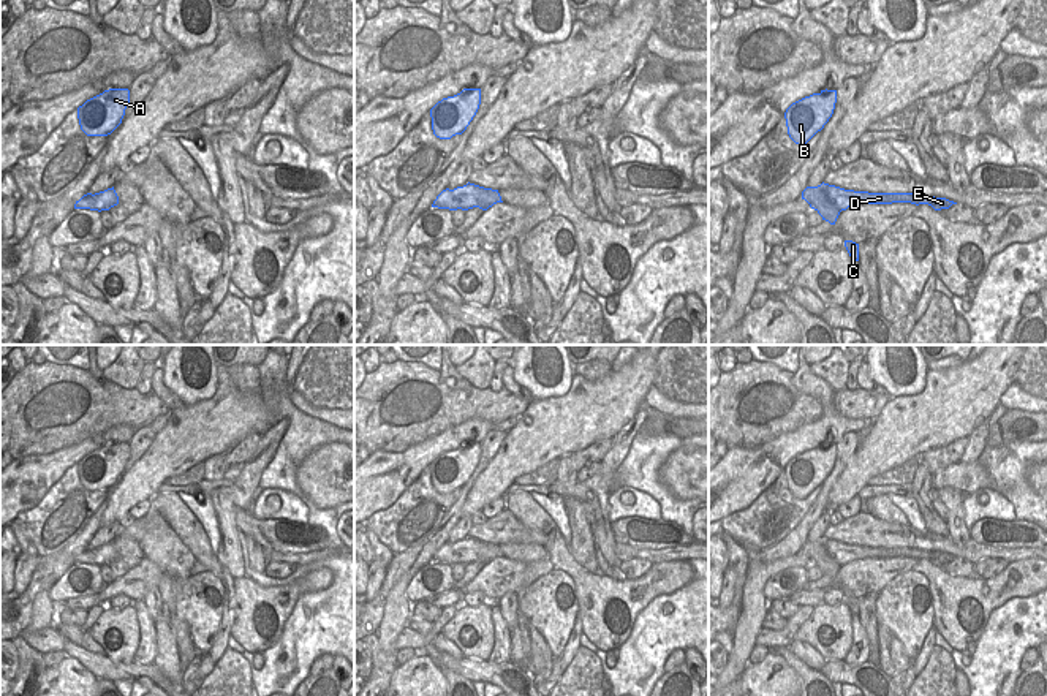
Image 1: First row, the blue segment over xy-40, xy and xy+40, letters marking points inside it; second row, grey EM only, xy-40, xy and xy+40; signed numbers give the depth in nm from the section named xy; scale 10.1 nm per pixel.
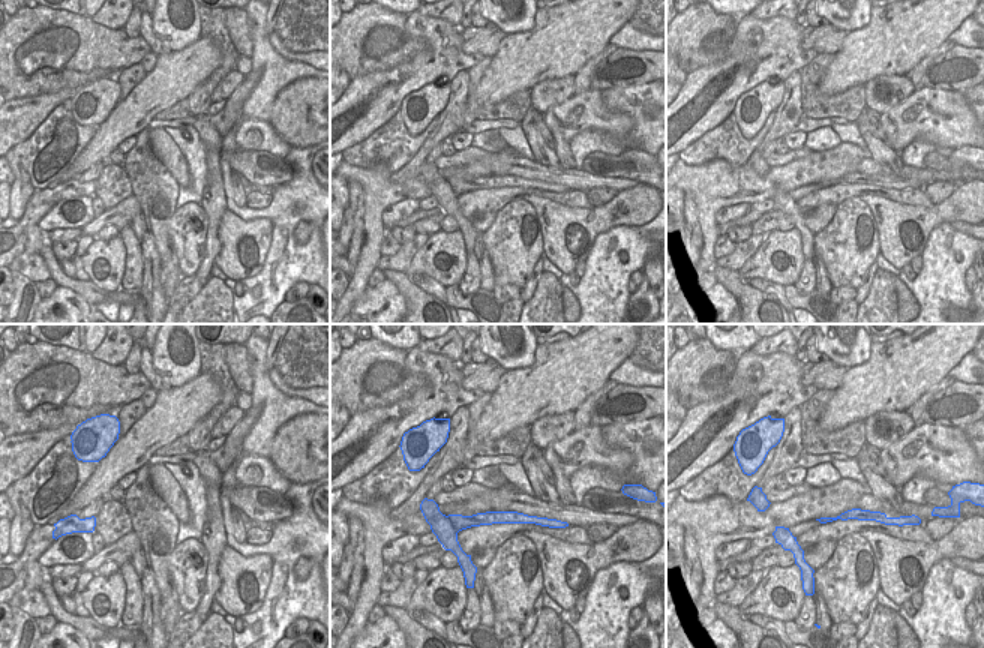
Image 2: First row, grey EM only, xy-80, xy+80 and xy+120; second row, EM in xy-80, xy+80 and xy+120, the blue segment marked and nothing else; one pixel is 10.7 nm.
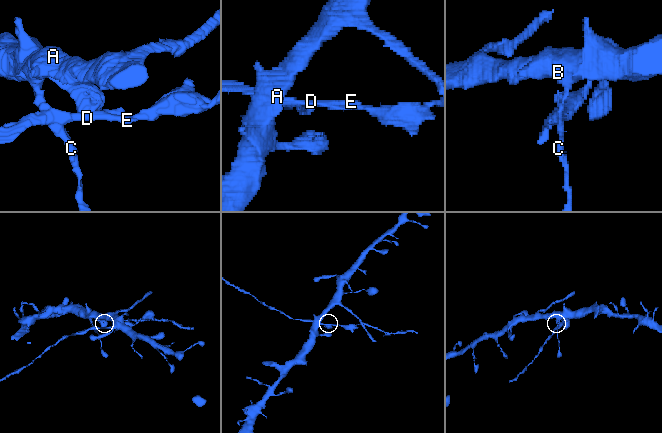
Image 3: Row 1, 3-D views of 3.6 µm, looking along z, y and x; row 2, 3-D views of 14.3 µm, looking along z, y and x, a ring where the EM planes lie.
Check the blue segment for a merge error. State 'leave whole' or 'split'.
split

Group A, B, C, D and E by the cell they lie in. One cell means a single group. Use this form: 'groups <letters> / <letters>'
groups A B C / D E

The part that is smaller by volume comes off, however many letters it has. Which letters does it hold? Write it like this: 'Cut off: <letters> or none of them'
Cut off: D, E

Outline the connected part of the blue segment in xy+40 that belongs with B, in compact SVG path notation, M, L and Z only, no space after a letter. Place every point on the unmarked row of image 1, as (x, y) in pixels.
M827 443L792 457L784 467L789 492L799 500L807 498L829 476L835 457L837 444Z

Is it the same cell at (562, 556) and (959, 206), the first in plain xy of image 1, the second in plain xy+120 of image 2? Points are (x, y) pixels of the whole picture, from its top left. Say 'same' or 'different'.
same

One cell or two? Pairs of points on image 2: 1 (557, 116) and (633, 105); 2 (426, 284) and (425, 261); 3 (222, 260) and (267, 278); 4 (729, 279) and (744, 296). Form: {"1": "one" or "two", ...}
{"1": "two", "2": "two", "3": "two", "4": "one"}

